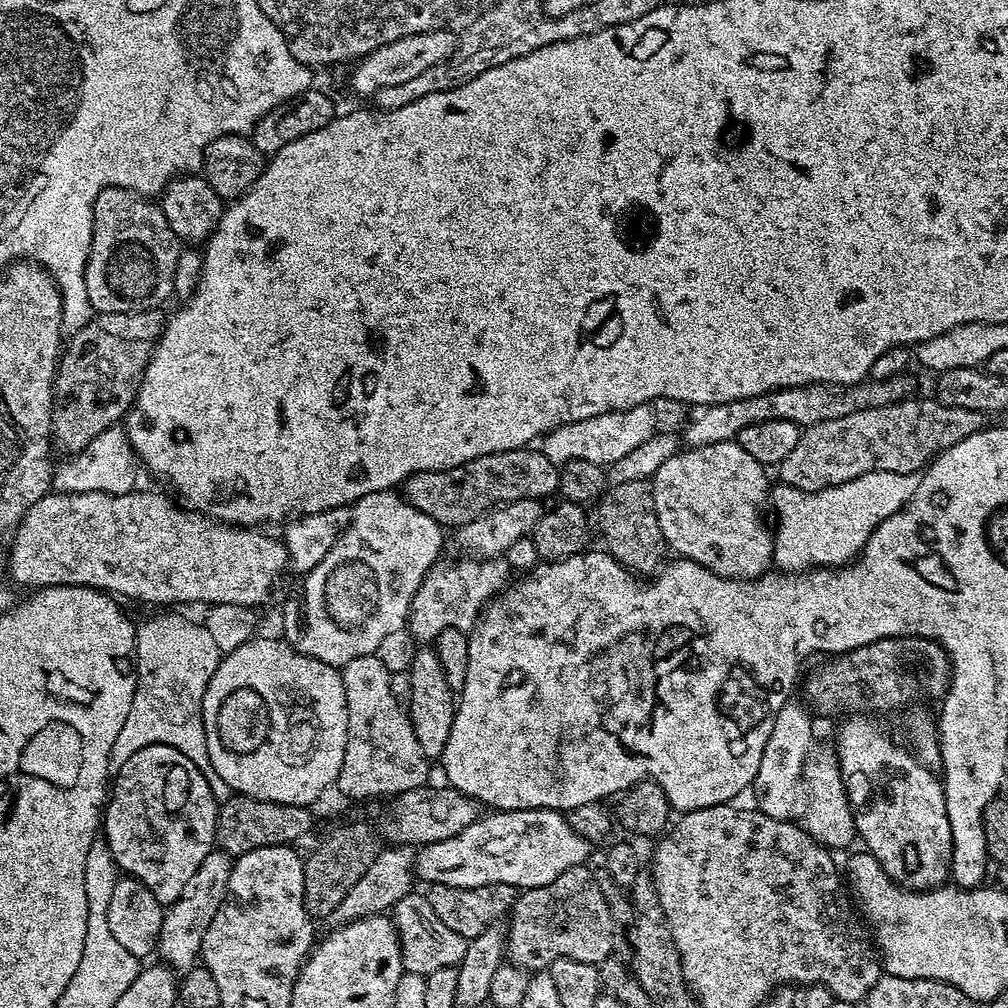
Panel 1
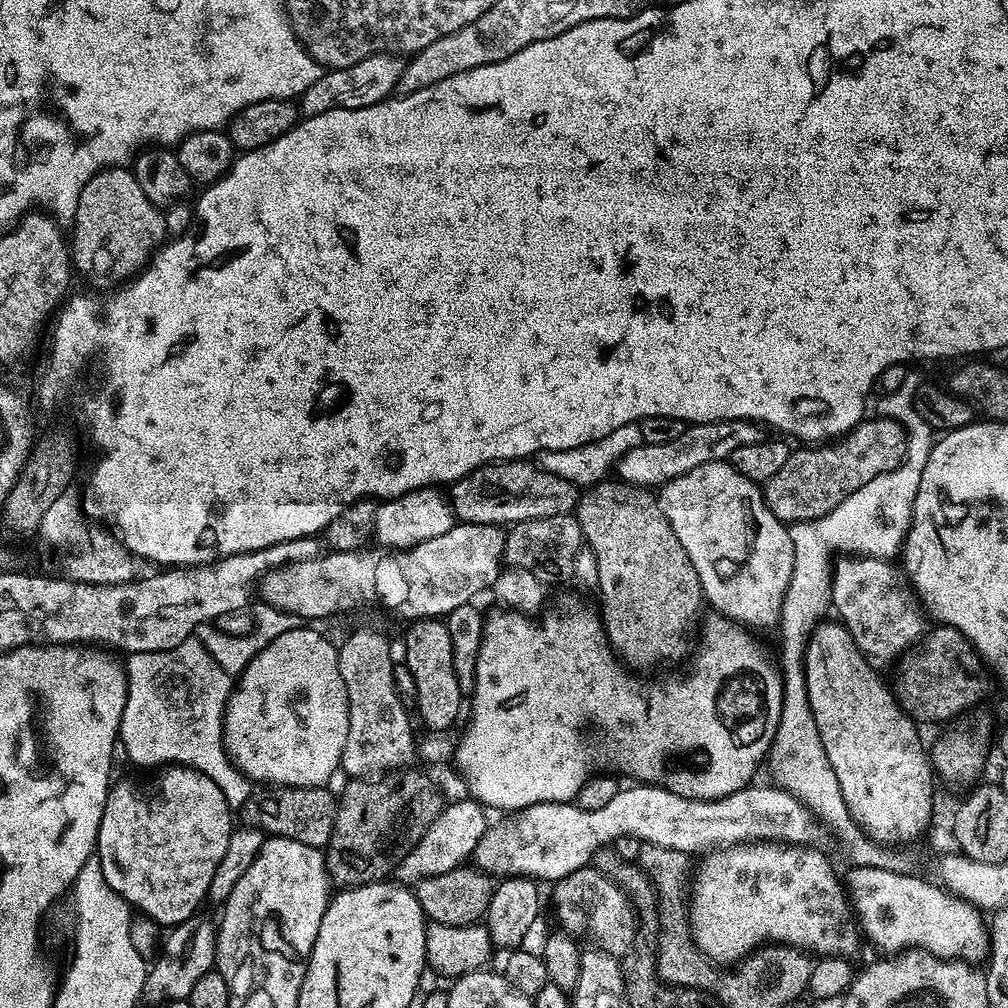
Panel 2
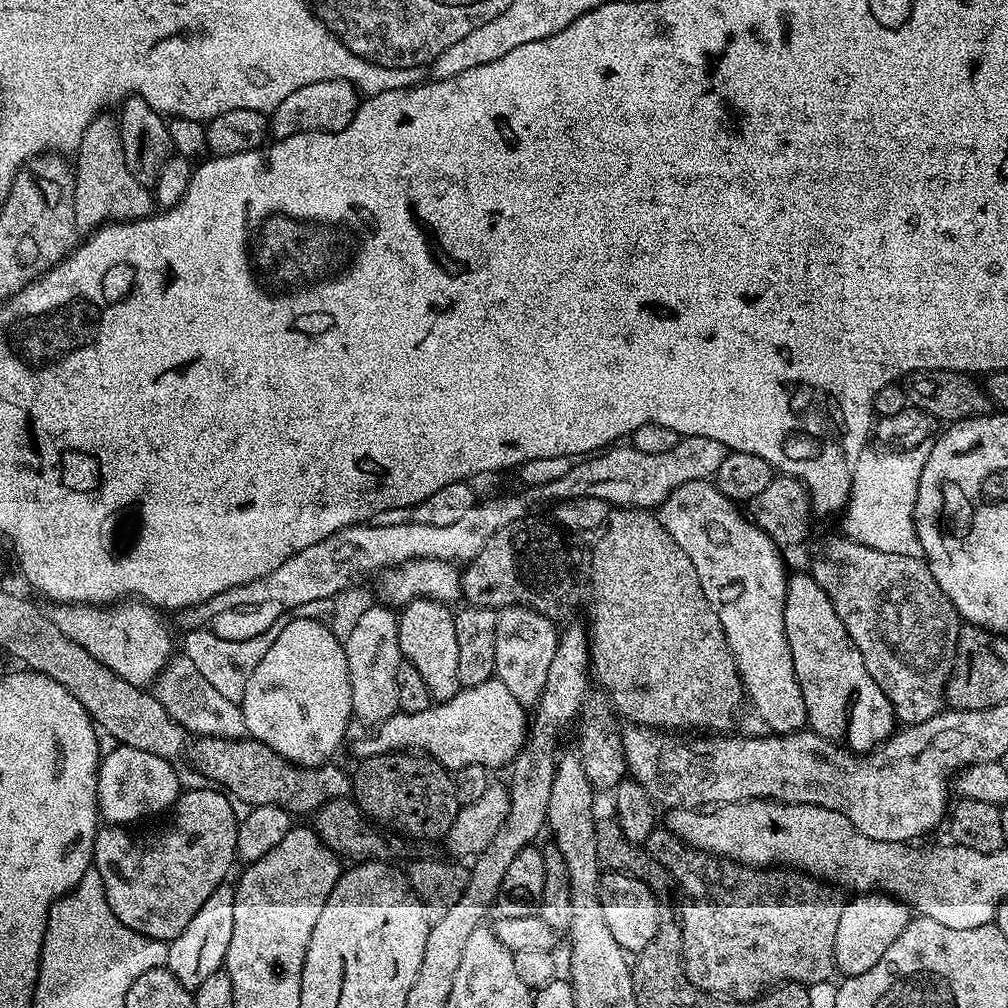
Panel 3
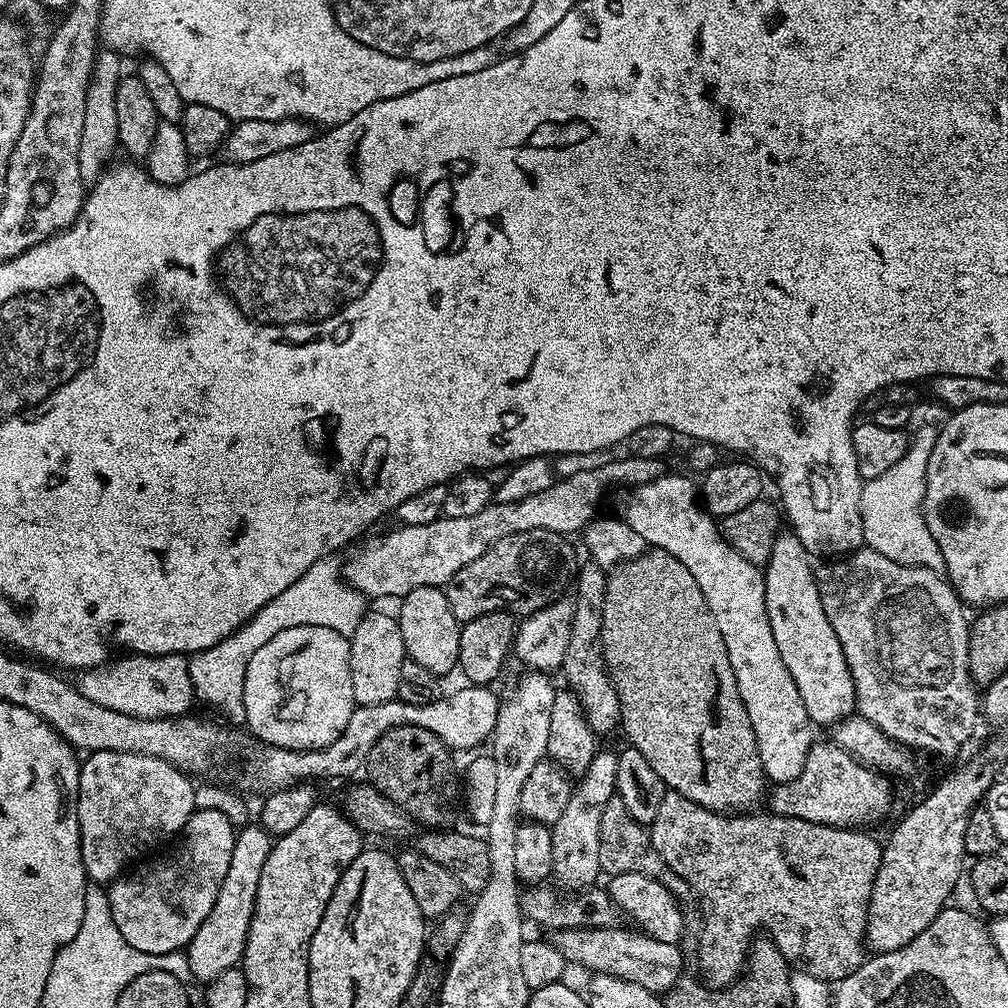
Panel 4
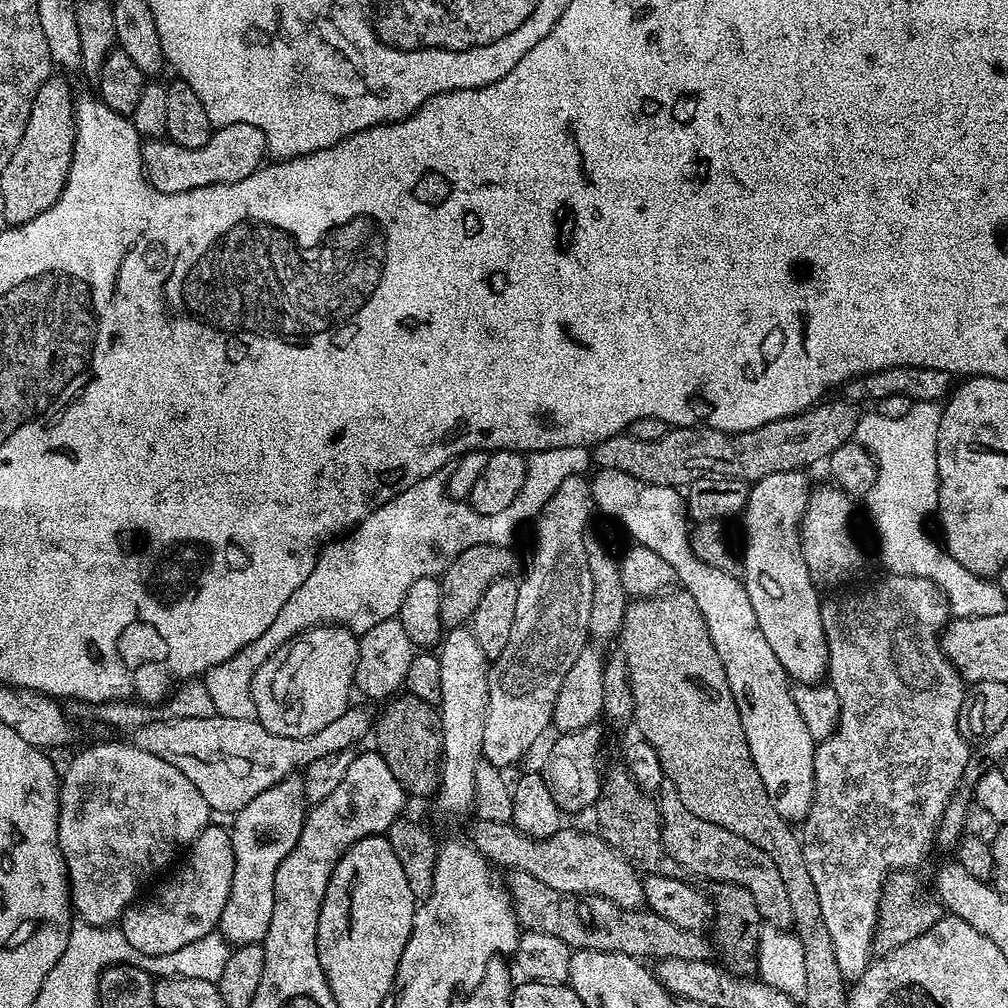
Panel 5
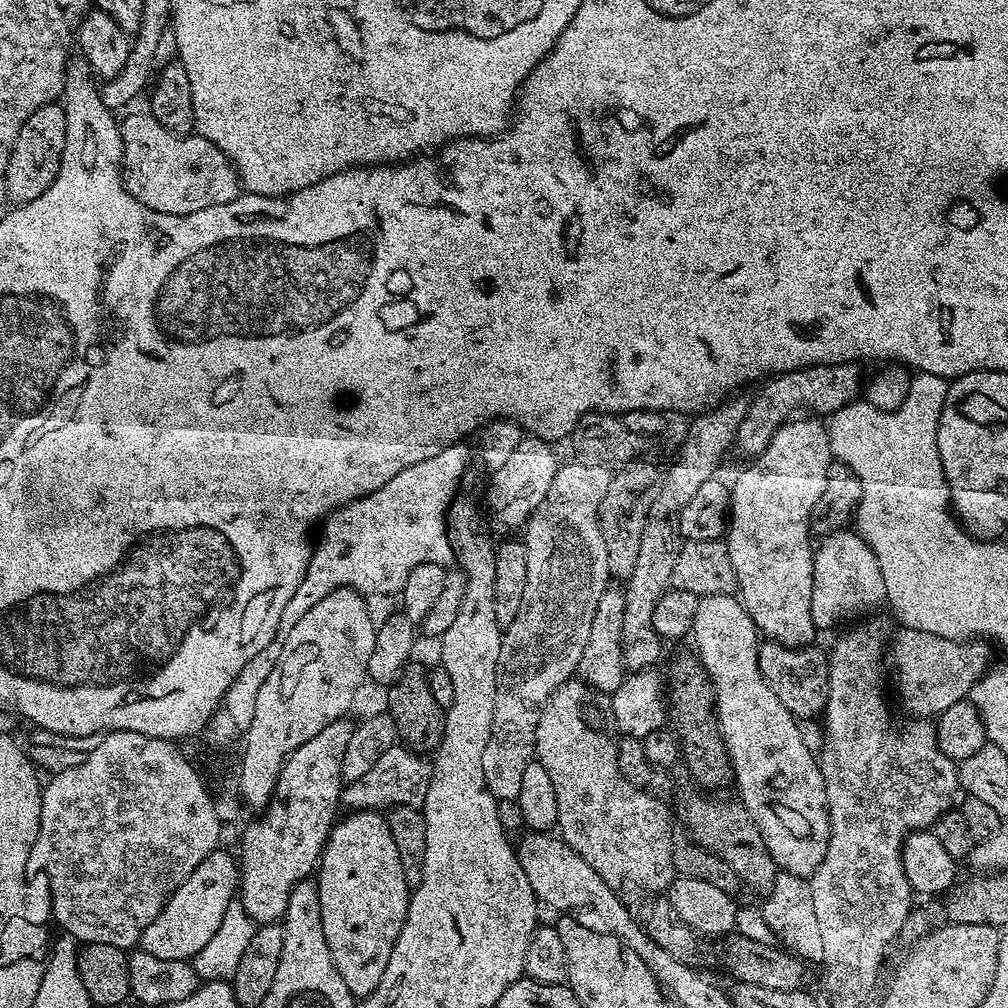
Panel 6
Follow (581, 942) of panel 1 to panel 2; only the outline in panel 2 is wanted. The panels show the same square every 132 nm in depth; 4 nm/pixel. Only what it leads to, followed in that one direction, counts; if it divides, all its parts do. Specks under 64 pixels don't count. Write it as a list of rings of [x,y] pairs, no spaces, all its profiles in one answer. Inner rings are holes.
[[[579,868],[566,878],[551,885],[552,900],[556,903],[559,927],[569,934],[589,932],[595,943],[610,955],[623,958],[632,948],[636,937],[637,914],[628,896],[614,882],[610,882],[597,868]]]

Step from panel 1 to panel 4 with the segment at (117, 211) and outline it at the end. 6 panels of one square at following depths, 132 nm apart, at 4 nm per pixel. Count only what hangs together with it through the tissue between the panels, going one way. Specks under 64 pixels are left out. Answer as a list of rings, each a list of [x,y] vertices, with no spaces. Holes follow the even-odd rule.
[[[101,51],[92,68],[92,77],[86,90],[86,115],[82,117],[82,142],[78,142],[78,170],[84,175],[85,185],[95,185],[106,165],[118,152],[118,114],[114,111],[114,97],[118,94],[118,82],[126,75],[125,57],[118,52]]]

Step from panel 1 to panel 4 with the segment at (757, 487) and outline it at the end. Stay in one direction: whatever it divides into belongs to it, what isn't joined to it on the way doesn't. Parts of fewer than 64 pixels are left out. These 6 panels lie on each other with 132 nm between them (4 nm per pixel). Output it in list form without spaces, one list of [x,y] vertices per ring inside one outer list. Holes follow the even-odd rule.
[[[661,474],[656,480],[635,485],[629,492],[632,493],[624,500],[624,521],[634,526],[637,534],[642,534],[645,545],[661,548],[666,554],[674,554],[674,558],[678,558],[678,562],[682,562],[682,566],[694,574],[698,586],[702,586],[706,606],[710,606],[714,622],[718,622],[718,630],[722,630],[722,642],[726,642],[726,654],[730,654],[730,666],[734,666],[734,678],[738,682],[738,694],[742,694],[742,706],[746,706],[746,714],[750,714],[750,726],[754,726],[754,738],[758,742],[764,775],[773,785],[789,784],[798,778],[798,774],[802,774],[802,766],[806,766],[806,754],[814,743],[814,725],[810,714],[806,714],[806,706],[802,706],[802,694],[798,694],[798,686],[794,686],[794,678],[790,678],[786,662],[782,662],[778,654],[774,630],[770,630],[763,571],[742,558],[738,550],[725,542],[719,523],[708,513],[698,495],[697,485],[691,484],[686,477]]]

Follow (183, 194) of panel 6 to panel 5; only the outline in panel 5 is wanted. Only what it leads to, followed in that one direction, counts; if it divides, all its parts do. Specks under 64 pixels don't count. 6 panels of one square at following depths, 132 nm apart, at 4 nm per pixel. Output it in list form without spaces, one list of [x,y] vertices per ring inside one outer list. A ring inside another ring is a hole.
[[[246,122],[231,124],[213,131],[204,146],[184,149],[167,138],[152,138],[143,145],[144,175],[158,190],[166,194],[182,194],[186,190],[198,190],[215,184],[236,184],[242,178],[250,178],[265,163],[268,156],[266,134],[258,126]]]

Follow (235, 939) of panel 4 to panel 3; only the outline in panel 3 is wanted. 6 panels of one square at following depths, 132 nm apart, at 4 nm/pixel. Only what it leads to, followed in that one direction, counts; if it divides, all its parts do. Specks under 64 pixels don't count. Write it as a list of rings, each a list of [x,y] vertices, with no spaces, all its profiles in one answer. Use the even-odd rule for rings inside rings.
[[[231,883],[219,884],[202,902],[202,910],[190,918],[186,930],[178,934],[168,945],[168,963],[166,967],[182,982],[182,986],[195,990],[202,986],[205,978],[210,978],[210,974],[221,971],[224,968],[226,950],[230,950],[230,934],[234,934],[234,898],[236,889]]]

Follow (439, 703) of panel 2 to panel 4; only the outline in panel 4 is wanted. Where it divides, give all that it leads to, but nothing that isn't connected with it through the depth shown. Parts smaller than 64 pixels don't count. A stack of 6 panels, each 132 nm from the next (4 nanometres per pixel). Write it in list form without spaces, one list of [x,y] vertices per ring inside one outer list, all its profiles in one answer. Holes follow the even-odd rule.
[[[422,586],[418,590],[410,590],[410,594],[403,596],[399,604],[398,619],[407,659],[418,662],[418,666],[426,666],[426,670],[430,670],[435,676],[441,678],[447,677],[447,672],[455,673],[460,662],[458,658],[458,638],[462,625],[460,621],[454,618],[454,610],[450,610],[447,591],[443,587]]]

